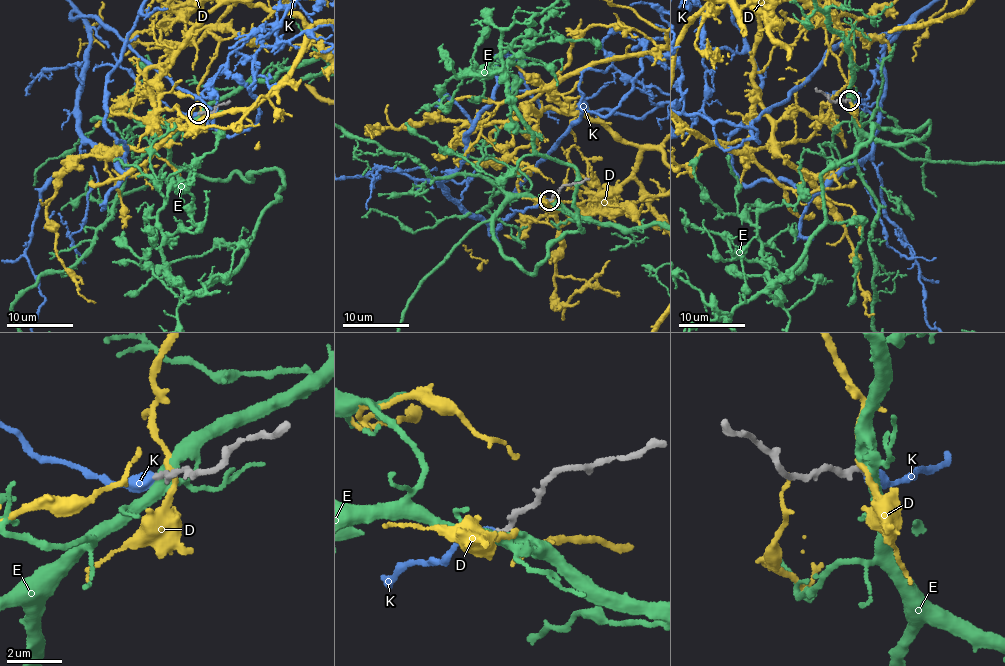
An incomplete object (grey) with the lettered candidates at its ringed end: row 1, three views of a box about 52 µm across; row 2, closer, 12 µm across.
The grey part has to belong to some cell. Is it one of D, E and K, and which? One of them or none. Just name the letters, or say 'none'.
K

